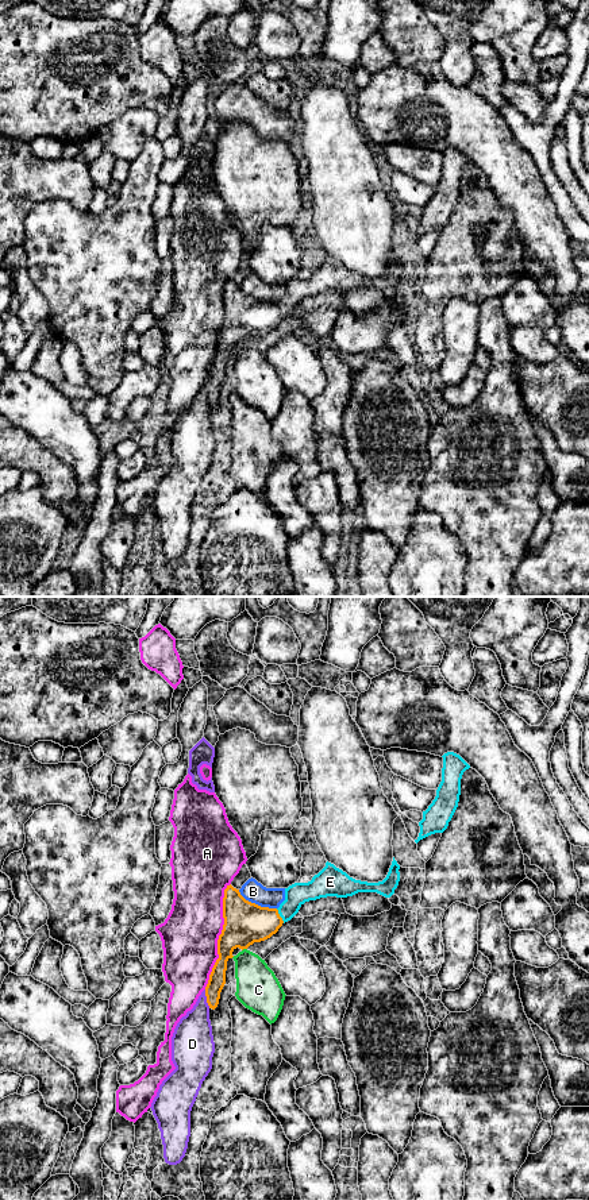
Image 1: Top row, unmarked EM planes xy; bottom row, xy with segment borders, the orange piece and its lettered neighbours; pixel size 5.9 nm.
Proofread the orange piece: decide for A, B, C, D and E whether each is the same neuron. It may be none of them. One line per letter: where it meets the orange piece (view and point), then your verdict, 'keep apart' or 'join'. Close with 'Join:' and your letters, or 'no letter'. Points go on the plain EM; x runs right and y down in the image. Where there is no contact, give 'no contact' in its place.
A: xy (219, 331) | keep apart
B: xy (257, 300) | keep apart
C: xy (243, 343) | keep apart
D: xy (207, 394) | keep apart
E: xy (278, 311) | join
Join: E

